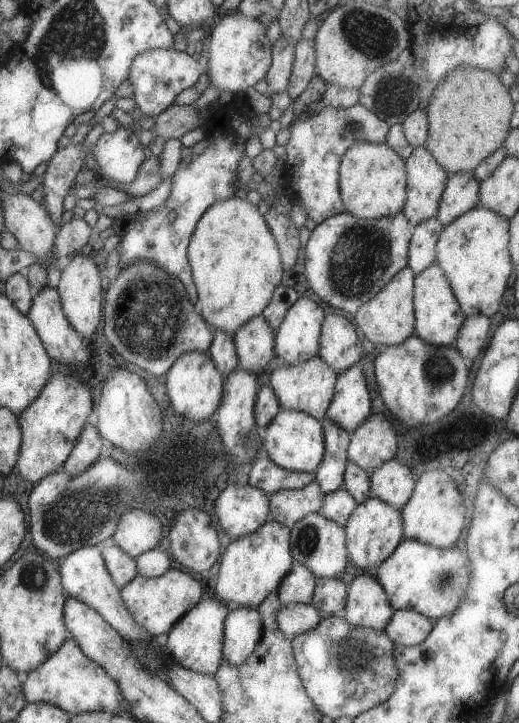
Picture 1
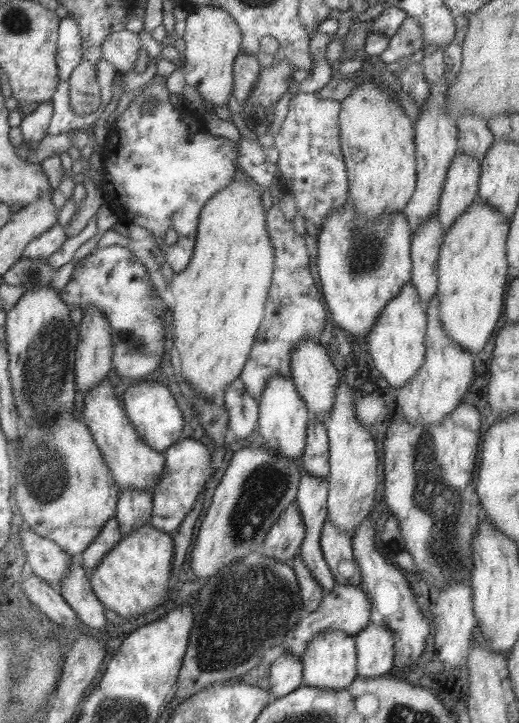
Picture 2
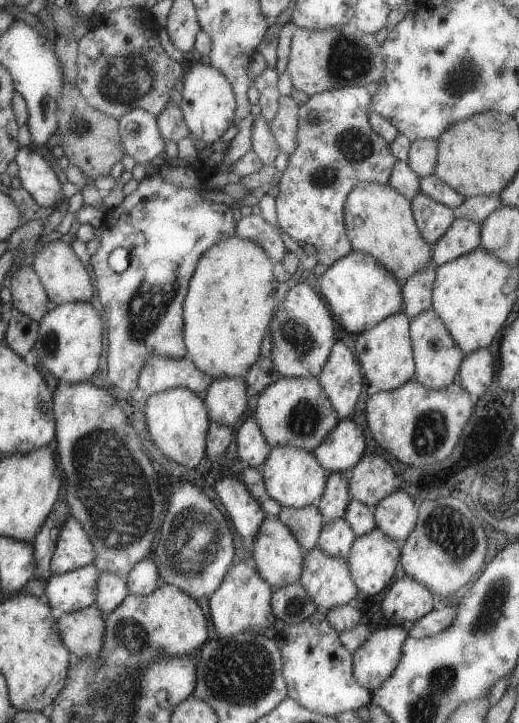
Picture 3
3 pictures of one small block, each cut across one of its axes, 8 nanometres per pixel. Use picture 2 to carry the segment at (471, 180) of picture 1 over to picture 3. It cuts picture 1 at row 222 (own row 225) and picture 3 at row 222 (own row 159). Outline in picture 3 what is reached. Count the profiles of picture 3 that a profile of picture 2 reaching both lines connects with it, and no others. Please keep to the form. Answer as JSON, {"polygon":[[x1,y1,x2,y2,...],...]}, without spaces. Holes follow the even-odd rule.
{"polygon":[[454,218,441,238,431,245,431,260,435,265,455,260,480,246,480,225,467,218]]}

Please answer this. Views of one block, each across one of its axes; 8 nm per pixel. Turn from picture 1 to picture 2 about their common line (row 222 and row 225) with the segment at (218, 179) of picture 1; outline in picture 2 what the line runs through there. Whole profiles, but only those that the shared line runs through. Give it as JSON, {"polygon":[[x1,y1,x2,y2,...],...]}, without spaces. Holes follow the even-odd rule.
{"polygon":[[157,74,152,76,153,82,147,84,119,114,112,124,101,135,101,170,104,173,100,182,100,190,106,206,117,220,124,224,135,224,149,230,153,236,154,249,159,257,166,261,174,273,181,272,190,261,201,207,217,192,233,182,236,174,236,144,233,141,197,130,197,120,185,115,169,101,169,93,165,89,165,79],[153,100,151,112,141,113,145,101],[167,230,175,230,177,240,171,245,163,243]]}

